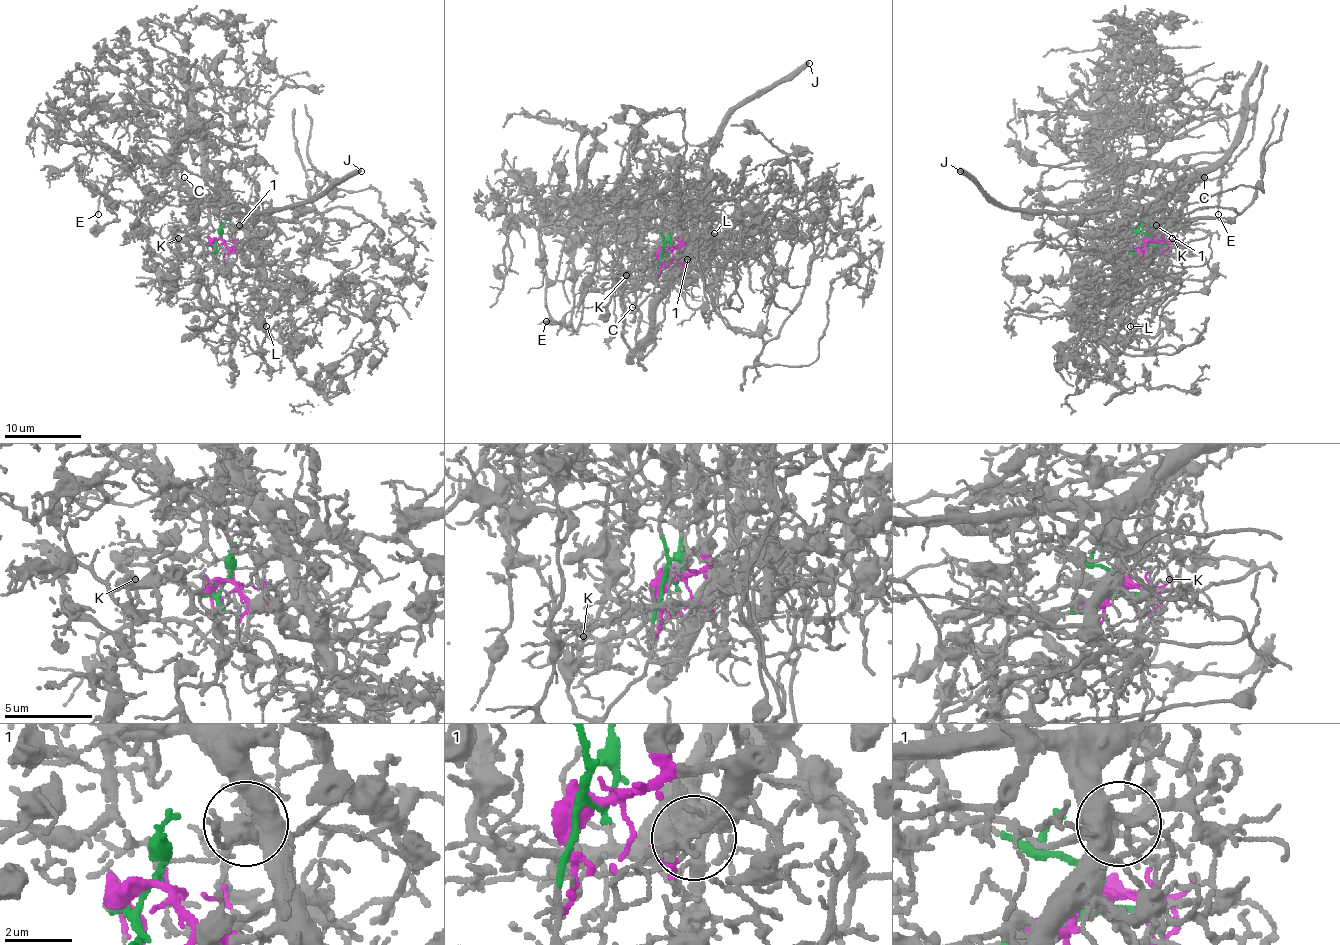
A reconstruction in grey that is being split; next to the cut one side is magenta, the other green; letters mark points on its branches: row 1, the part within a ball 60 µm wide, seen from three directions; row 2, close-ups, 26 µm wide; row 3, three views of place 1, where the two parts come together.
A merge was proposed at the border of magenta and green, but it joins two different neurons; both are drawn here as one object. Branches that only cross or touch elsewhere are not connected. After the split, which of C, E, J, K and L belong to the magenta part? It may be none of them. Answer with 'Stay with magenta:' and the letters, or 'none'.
Stay with magenta: C, J, K, L

